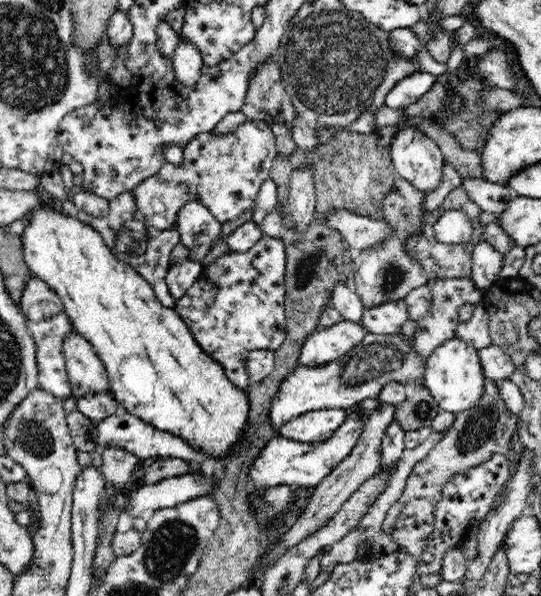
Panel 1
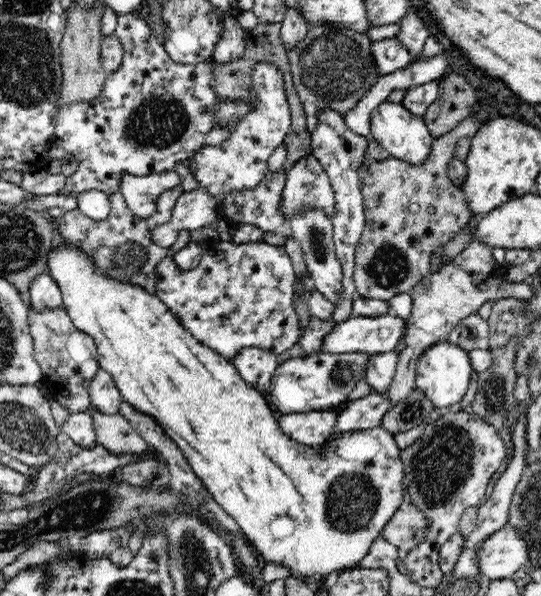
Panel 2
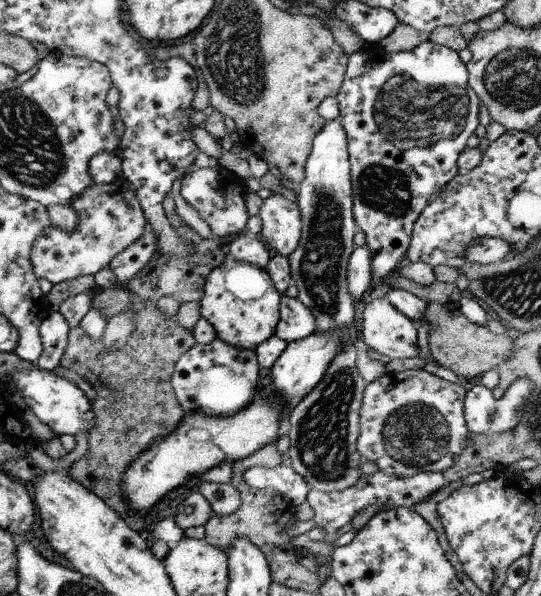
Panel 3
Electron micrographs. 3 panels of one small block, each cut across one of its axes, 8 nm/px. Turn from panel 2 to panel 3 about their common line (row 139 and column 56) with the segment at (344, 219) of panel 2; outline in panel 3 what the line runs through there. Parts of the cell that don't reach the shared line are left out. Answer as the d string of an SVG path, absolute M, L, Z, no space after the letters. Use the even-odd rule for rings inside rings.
M48 311L44 323L39 329L43 342L43 354L35 363L40 369L53 371L61 365L61 357L64 355L69 330L71 327L66 323L60 312Z

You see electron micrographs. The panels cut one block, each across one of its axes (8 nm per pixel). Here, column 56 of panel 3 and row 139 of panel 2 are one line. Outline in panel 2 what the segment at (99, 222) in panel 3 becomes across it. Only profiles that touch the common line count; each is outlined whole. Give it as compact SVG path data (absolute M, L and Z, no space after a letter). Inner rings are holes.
M258 62L252 68L252 90L256 91L257 104L239 120L236 130L218 146L204 145L188 162L193 164L192 176L213 196L217 204L228 192L240 192L244 188L256 188L268 172L268 158L291 129L291 108L287 101L287 89L279 66Z

